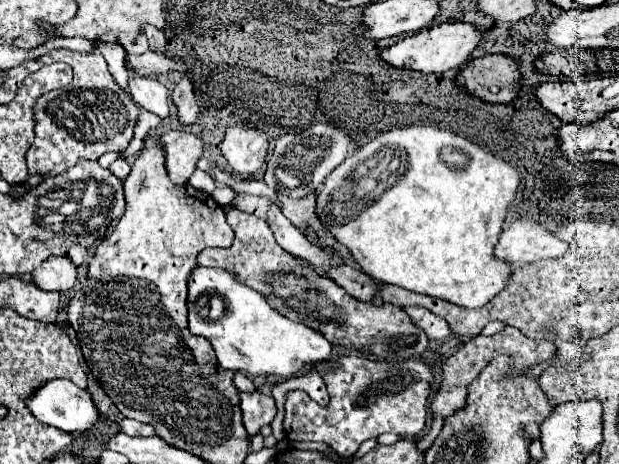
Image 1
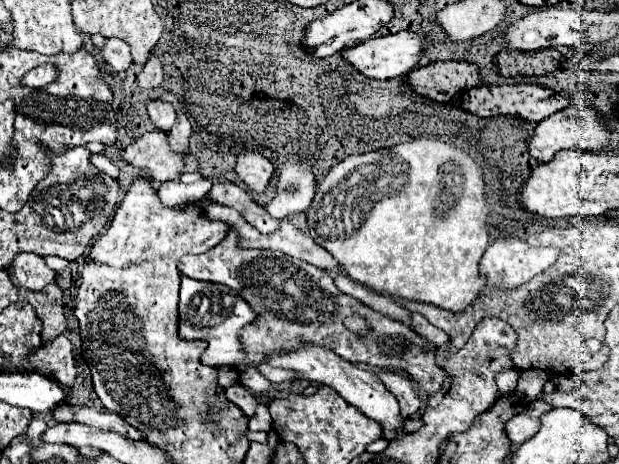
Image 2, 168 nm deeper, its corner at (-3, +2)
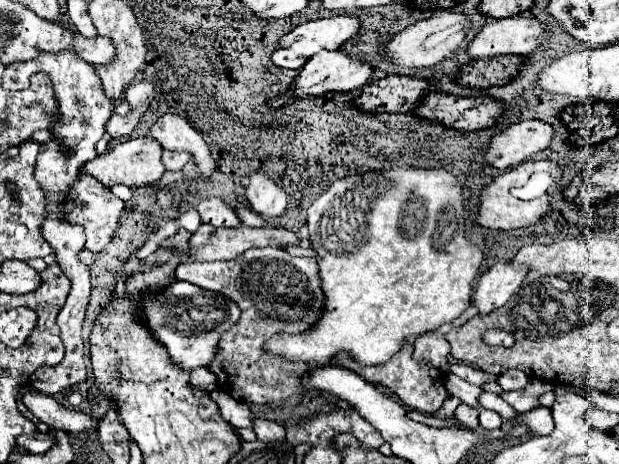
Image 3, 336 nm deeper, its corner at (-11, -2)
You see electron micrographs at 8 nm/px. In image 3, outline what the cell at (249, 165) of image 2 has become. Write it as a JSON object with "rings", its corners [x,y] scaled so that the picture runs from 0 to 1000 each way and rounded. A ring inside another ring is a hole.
{"rings":[[[412,369],[402,377],[399,433],[405,438],[409,455],[428,472],[454,468],[464,450],[460,412],[428,369]]]}

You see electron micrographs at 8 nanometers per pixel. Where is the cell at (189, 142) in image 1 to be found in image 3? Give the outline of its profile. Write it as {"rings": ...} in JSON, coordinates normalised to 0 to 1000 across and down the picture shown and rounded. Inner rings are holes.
{"rings":[[[215,295],[208,304],[186,308],[183,317],[176,317],[176,325],[170,334],[160,334],[160,338],[141,347],[134,356],[134,369],[150,377],[173,403],[179,403],[186,394],[199,394],[205,403],[228,403],[228,399],[250,394],[263,381],[267,364],[260,351],[260,334],[263,334],[263,317],[247,295]]]}

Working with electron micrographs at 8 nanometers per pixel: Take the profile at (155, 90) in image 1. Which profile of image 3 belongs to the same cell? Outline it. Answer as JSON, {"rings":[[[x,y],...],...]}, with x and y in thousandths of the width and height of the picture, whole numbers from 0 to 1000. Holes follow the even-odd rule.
{"rings":[[[267,244],[250,261],[244,274],[244,295],[250,295],[263,321],[279,321],[279,325],[309,325],[328,381],[338,381],[338,373],[347,364],[347,347],[338,330],[334,308],[328,295],[305,269],[302,256]]]}

